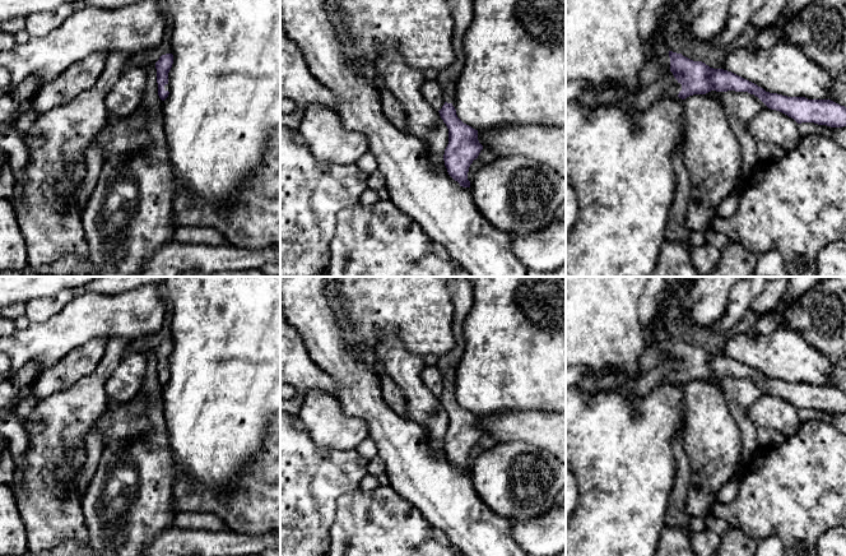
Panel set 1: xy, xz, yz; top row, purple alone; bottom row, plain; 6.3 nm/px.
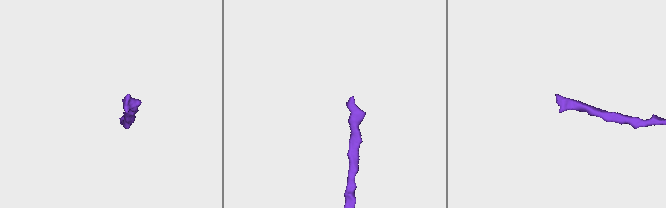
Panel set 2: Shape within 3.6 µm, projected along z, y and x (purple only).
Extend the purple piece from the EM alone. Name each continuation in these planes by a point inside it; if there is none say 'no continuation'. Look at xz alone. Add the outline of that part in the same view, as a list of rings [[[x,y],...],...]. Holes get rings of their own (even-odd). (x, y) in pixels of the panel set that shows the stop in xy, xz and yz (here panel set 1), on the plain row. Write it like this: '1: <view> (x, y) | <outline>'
1: xz (461, 291) | [[[452,277],[448,281],[448,289],[455,306],[452,319],[452,333],[455,347],[438,360],[438,367],[443,375],[445,388],[452,389],[452,379],[456,366],[464,356],[465,339],[464,339],[464,320],[473,305],[473,286],[469,277]]]

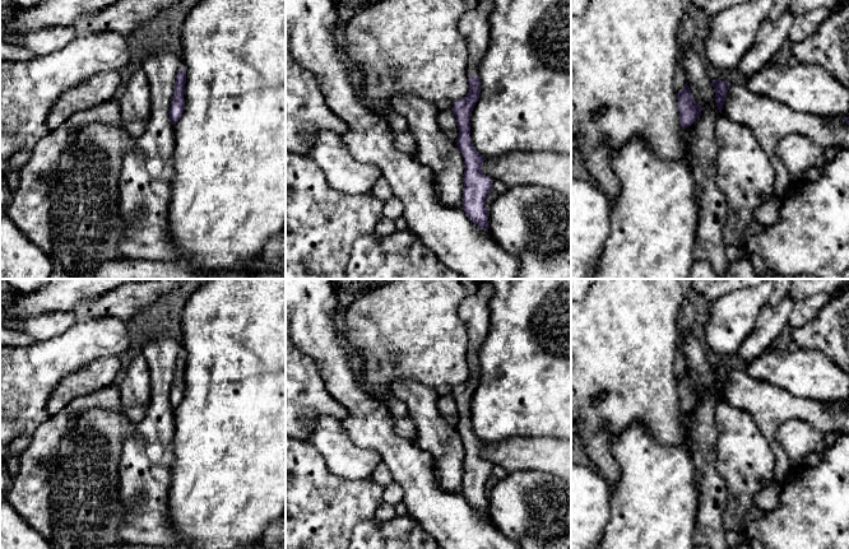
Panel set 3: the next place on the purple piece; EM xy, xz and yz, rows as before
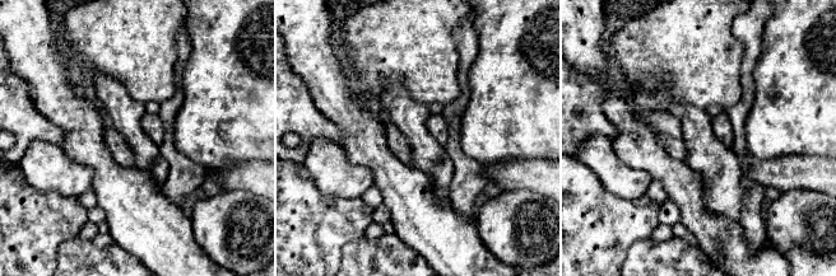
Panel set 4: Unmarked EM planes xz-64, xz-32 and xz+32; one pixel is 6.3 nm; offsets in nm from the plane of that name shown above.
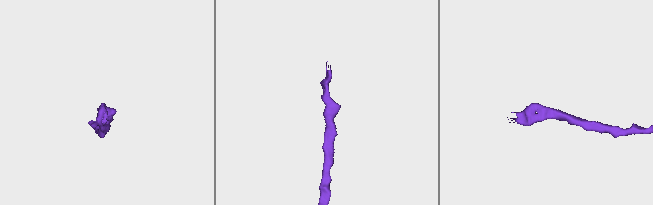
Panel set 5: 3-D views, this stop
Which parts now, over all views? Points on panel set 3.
1: xz (473, 311) | [[[484,279],[478,282],[474,294],[467,297],[459,307],[459,317],[468,330],[467,362],[479,362],[478,353],[487,336],[490,326],[488,301],[492,297],[492,287]]]

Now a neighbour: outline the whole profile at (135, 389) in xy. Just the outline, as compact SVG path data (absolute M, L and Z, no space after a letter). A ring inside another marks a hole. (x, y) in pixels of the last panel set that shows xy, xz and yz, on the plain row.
M142 354L129 366L125 378L119 383L120 403L124 409L149 405L152 383L148 363Z

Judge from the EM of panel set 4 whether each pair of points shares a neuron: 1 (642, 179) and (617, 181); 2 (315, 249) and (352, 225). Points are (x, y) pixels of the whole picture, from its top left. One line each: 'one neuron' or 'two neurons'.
1: one neuron
2: one neuron

